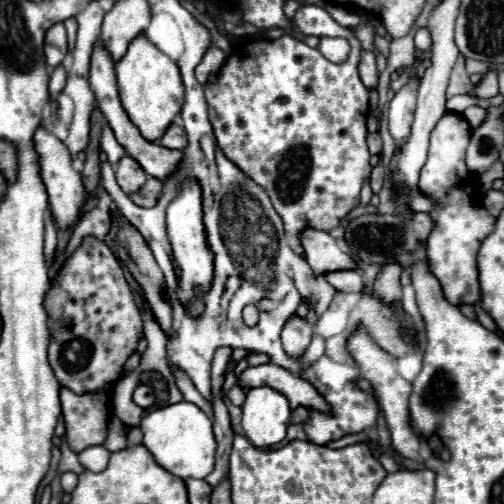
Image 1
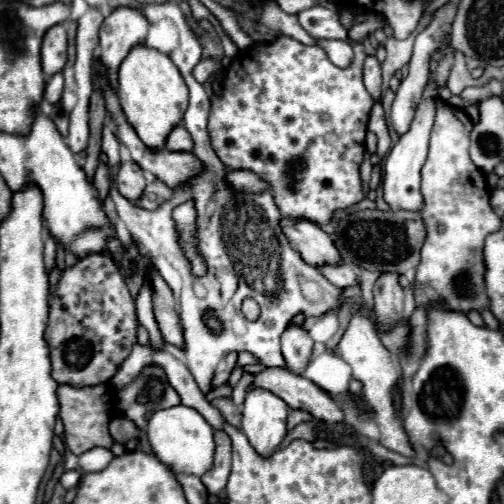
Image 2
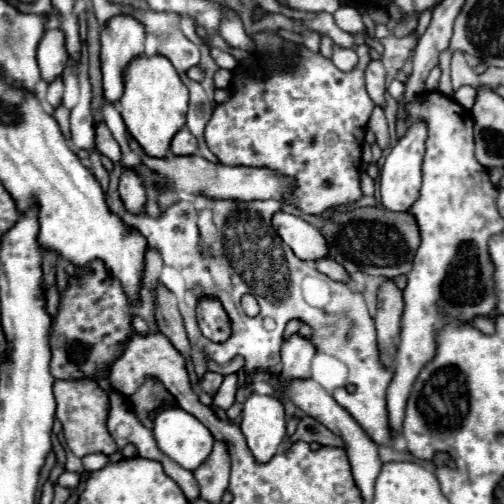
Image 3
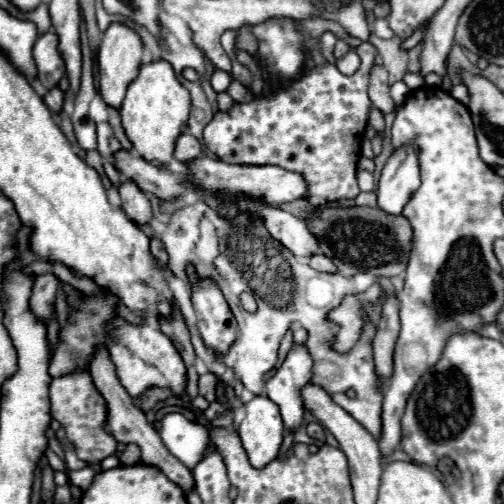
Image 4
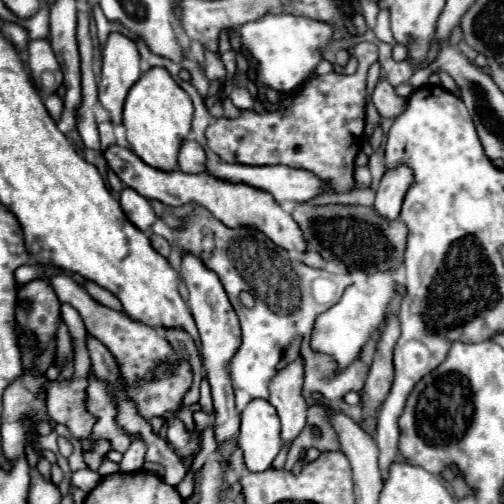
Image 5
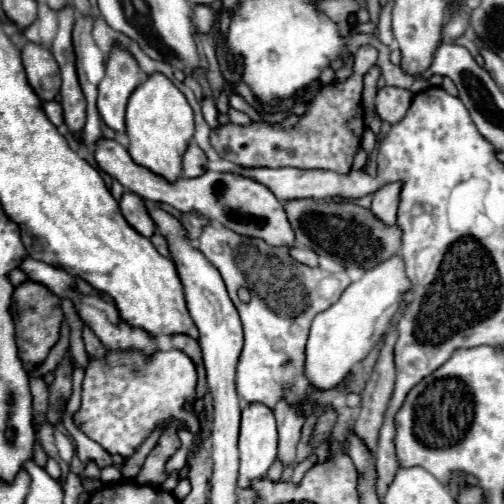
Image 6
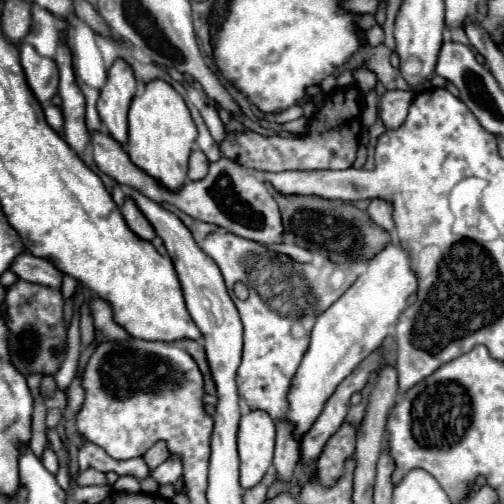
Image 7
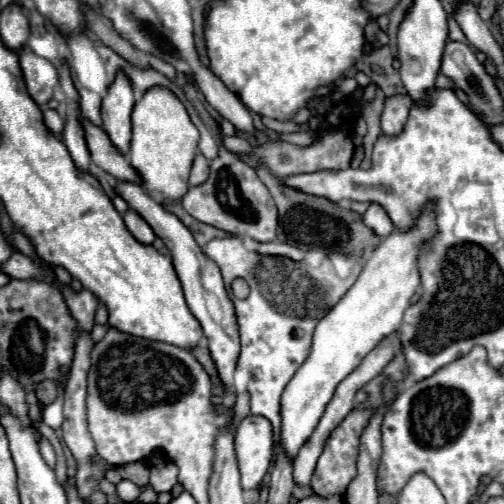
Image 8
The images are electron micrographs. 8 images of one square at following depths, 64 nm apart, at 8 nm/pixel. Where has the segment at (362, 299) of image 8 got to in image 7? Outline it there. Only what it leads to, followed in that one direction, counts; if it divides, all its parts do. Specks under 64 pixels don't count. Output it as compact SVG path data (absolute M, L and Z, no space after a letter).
M392 242L376 258L372 258L366 272L326 312L316 318L310 346L296 372L294 386L288 396L288 420L294 424L294 436L298 440L320 416L336 386L394 330L400 314L408 306L408 296L416 292L416 284L418 282L410 270L408 252L398 242Z

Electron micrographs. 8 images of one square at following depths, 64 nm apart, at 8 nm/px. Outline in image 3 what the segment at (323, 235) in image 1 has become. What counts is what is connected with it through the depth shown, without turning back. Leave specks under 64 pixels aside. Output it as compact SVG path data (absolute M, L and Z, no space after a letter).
M286 212L274 214L274 230L282 236L282 240L294 250L300 260L316 262L328 256L328 244L324 244L322 232L302 220L300 216L292 216Z

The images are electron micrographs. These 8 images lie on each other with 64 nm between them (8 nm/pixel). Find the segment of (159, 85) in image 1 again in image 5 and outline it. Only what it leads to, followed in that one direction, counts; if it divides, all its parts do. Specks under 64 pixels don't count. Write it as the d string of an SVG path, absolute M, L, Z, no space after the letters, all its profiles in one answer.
M154 66L146 70L130 88L124 102L122 124L126 126L126 140L130 142L132 152L154 168L172 170L178 164L180 144L188 138L192 114L194 108L190 96L172 80L166 68Z

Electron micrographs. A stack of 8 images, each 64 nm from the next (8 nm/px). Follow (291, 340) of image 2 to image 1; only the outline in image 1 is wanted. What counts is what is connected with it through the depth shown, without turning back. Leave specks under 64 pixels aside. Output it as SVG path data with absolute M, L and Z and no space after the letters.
M290 316L288 324L284 324L282 328L282 344L288 356L292 358L300 358L304 354L304 350L308 348L312 338L312 326L306 318L300 316Z

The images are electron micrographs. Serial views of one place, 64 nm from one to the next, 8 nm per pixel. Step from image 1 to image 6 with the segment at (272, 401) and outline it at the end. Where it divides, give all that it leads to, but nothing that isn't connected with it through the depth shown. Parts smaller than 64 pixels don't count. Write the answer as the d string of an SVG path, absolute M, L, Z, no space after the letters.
M248 404L242 410L240 426L240 476L238 486L248 488L250 480L262 478L270 464L276 460L276 418L264 404Z

